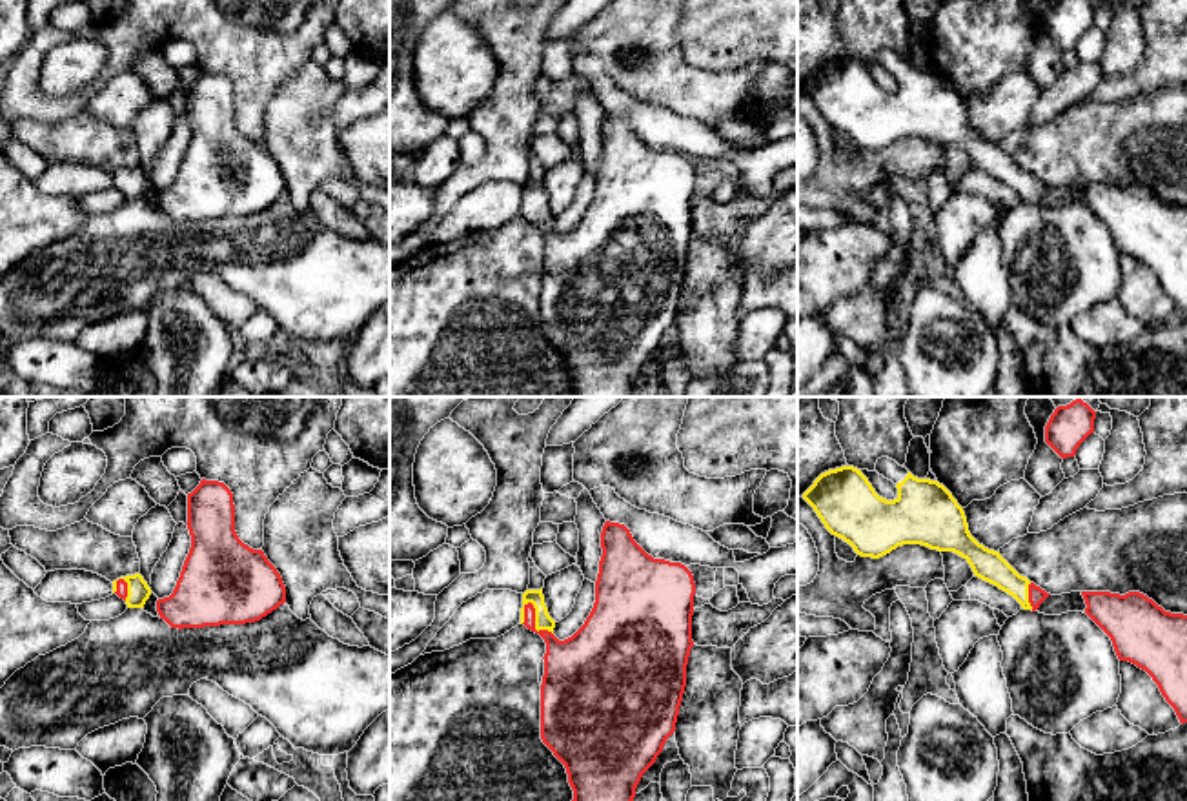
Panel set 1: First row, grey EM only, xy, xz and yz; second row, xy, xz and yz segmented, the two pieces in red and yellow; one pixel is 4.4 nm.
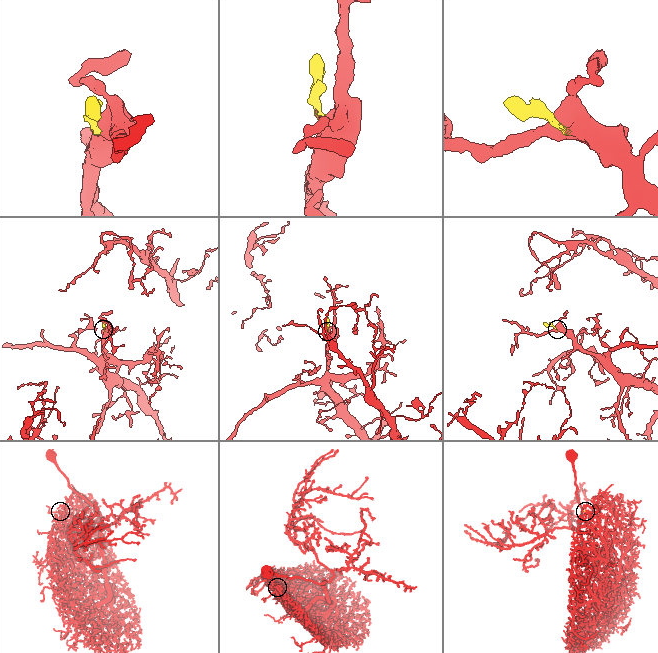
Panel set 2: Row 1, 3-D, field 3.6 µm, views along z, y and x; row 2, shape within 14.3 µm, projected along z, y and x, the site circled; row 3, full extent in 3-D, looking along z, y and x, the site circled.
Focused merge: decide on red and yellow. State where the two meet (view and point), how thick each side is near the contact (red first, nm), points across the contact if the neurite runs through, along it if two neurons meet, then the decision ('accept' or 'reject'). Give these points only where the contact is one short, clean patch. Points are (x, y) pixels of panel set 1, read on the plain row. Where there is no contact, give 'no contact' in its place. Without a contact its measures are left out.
xz (534, 213) | 240/80 nm | across xz (570, 257), (534, 213), (543, 213) | accept

